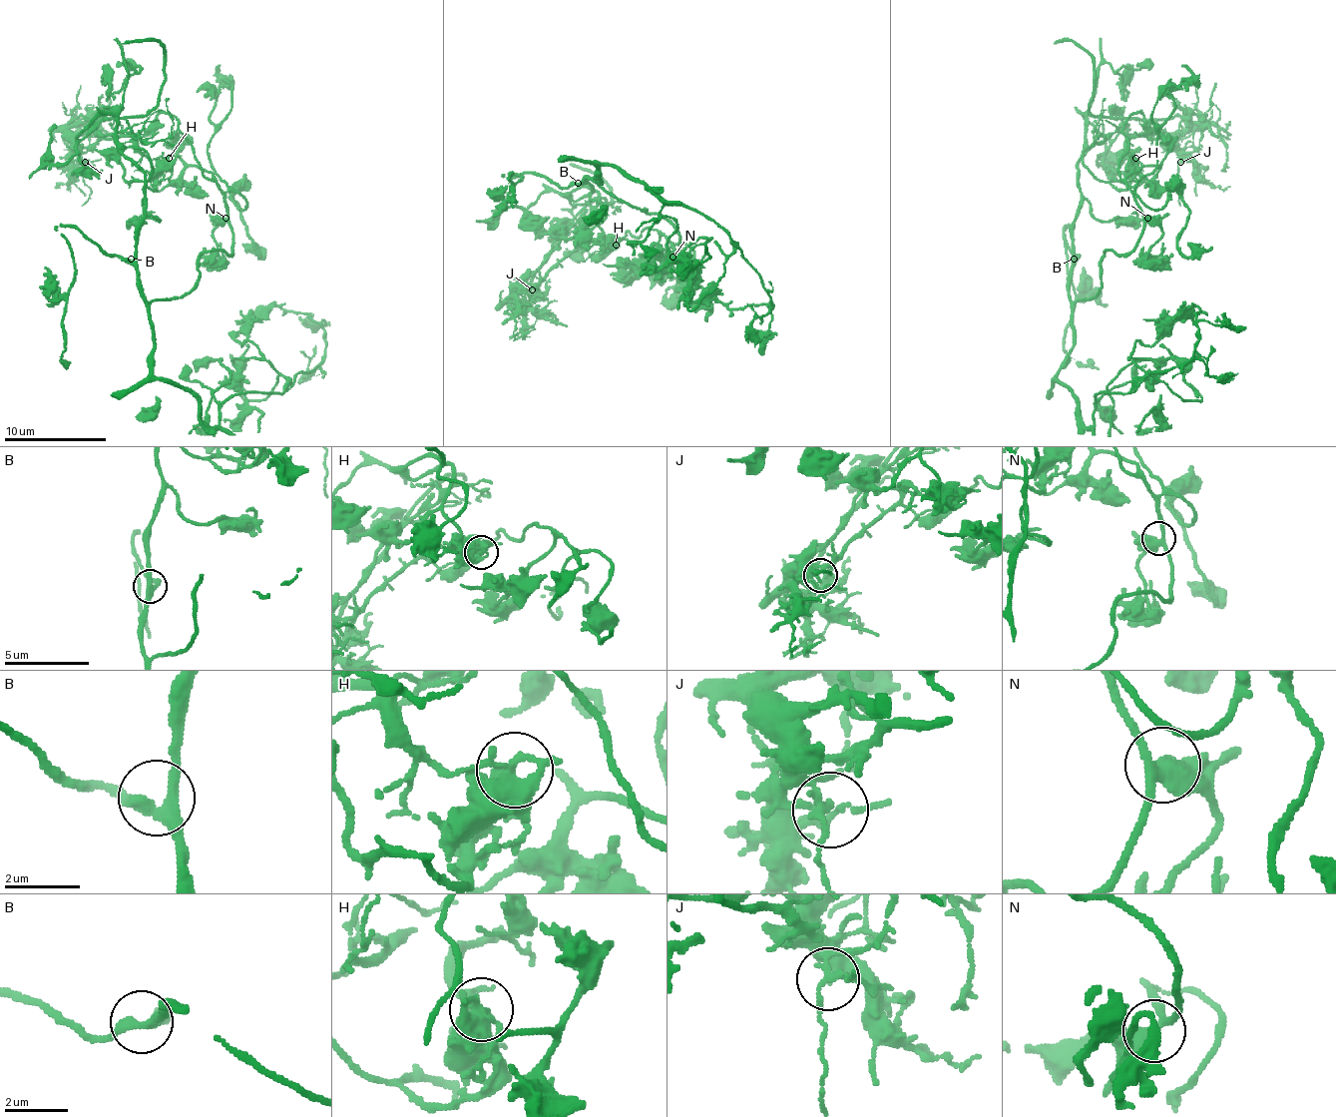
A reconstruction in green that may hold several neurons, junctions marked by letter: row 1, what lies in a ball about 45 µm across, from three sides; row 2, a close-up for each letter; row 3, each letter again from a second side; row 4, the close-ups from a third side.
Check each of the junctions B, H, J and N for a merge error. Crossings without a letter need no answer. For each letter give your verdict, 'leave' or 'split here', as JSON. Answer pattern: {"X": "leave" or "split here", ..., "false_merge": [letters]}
{"B": "leave", "H": "split here", "J": "leave", "N": "leave", "false_merge": ["H"]}

